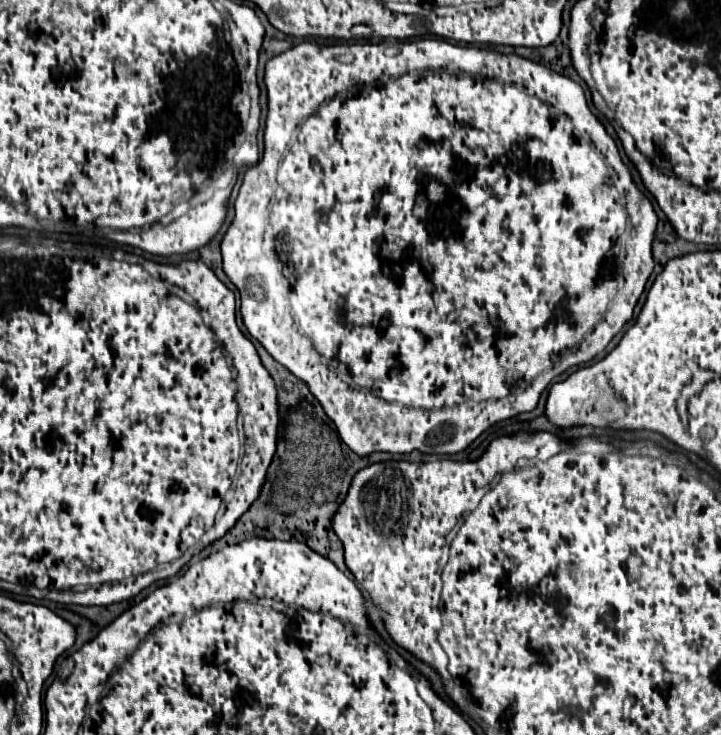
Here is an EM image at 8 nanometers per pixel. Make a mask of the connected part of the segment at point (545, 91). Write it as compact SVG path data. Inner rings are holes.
M415 39L399 43L337 45L301 41L267 61L263 81L267 87L265 153L255 167L245 171L243 185L233 203L235 215L221 239L223 271L241 293L241 317L249 335L255 337L279 365L287 367L309 387L325 415L335 423L341 441L359 457L371 455L373 451L393 455L411 453L415 449L425 455L465 451L491 425L535 409L539 395L557 375L573 365L591 361L633 317L633 309L655 267L651 245L659 217L651 201L637 189L615 141L591 113L581 85L573 79L515 53L503 55L493 49L459 47L441 39ZM271 197L275 197L275 203L268 216ZM627 219L631 221L631 235L625 247L621 287L615 261ZM611 239L615 247L613 259ZM321 255L327 255L327 263L321 263ZM288 265L291 281L282 273L282 267Z

